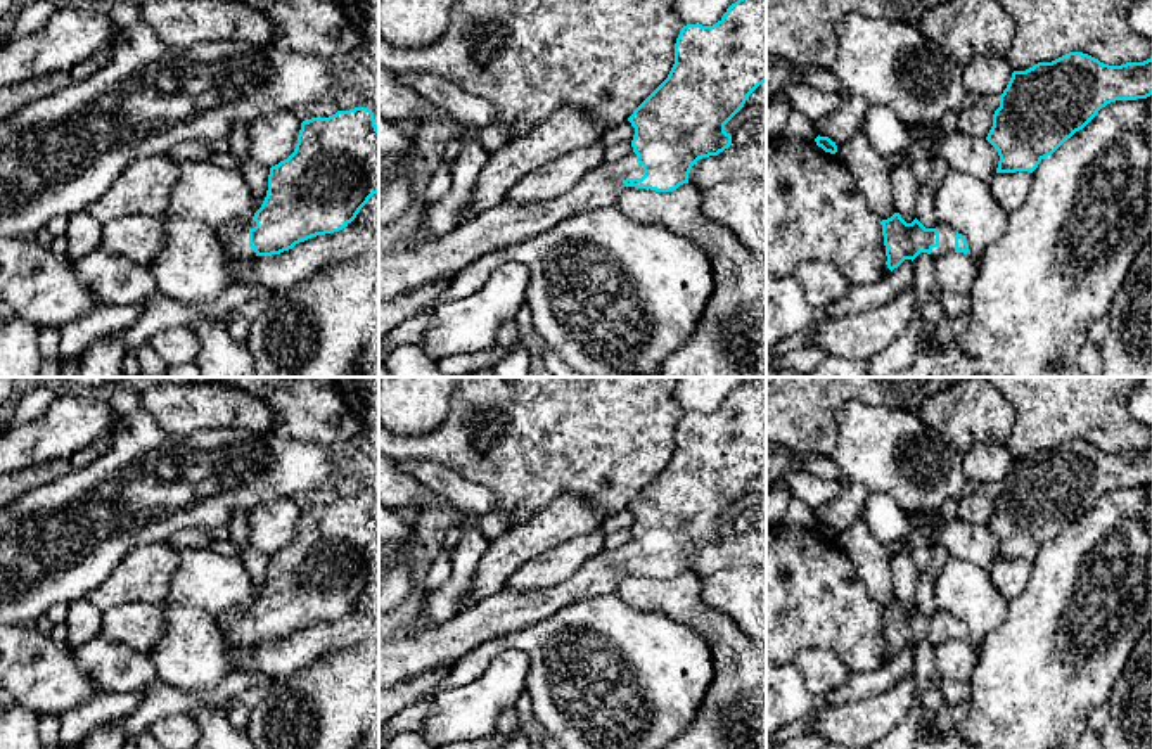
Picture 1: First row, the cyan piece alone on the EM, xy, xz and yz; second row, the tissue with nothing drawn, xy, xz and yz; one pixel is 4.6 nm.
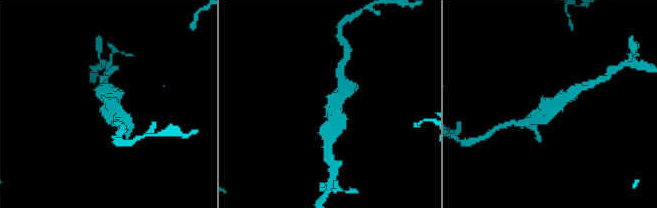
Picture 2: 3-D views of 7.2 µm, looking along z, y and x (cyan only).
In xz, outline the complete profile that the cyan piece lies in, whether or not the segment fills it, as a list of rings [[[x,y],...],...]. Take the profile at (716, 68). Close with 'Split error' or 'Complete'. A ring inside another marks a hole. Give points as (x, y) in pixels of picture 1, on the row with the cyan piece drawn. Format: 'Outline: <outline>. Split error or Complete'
Outline: [[[737,0],[713,26],[687,24],[675,43],[675,64],[668,78],[628,118],[635,128],[633,152],[621,161],[604,161],[569,192],[526,206],[502,202],[431,242],[379,256],[379,303],[426,282],[455,277],[486,254],[531,240],[564,220],[616,204],[624,187],[671,192],[688,183],[699,159],[718,156],[732,145],[725,125],[747,97],[766,81],[766,0]]]. Split error

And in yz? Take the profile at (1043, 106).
Outline: [[[1069,52],[1014,71],[986,137],[1000,156],[996,173],[1033,173],[1107,104],[1150,95],[1152,57],[1109,66],[1088,54]]]. Complete

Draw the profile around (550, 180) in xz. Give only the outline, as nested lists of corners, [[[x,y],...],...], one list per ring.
[[[602,142],[571,150],[555,161],[540,166],[522,176],[505,195],[507,204],[526,206],[536,201],[548,201],[569,192],[590,171],[604,164]]]

